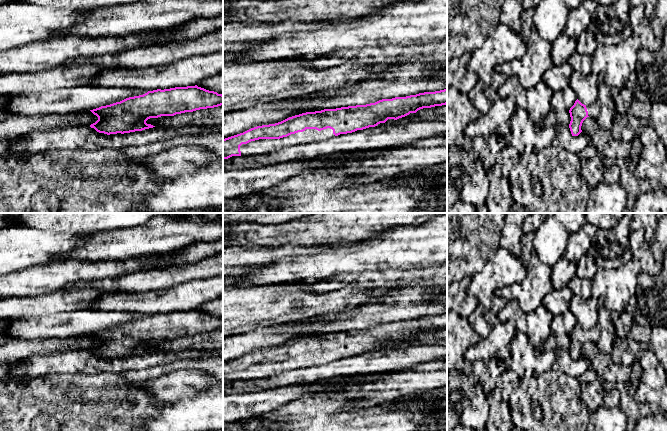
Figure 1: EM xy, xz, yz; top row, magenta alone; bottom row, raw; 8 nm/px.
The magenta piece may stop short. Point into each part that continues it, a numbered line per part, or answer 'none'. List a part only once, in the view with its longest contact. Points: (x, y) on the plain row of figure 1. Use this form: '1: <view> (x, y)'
1: xz (260, 370)

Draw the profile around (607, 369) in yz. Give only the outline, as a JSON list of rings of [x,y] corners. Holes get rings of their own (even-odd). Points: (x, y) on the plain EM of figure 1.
[[[587,341],[582,347],[581,354],[591,363],[591,368],[601,381],[613,384],[632,381],[630,366],[617,364],[609,354],[601,352],[596,343]]]

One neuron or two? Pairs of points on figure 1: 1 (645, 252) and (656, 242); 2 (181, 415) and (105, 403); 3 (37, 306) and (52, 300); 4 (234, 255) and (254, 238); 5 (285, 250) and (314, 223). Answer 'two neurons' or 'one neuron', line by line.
1: two neurons
2: two neurons
3: one neuron
4: two neurons
5: two neurons

